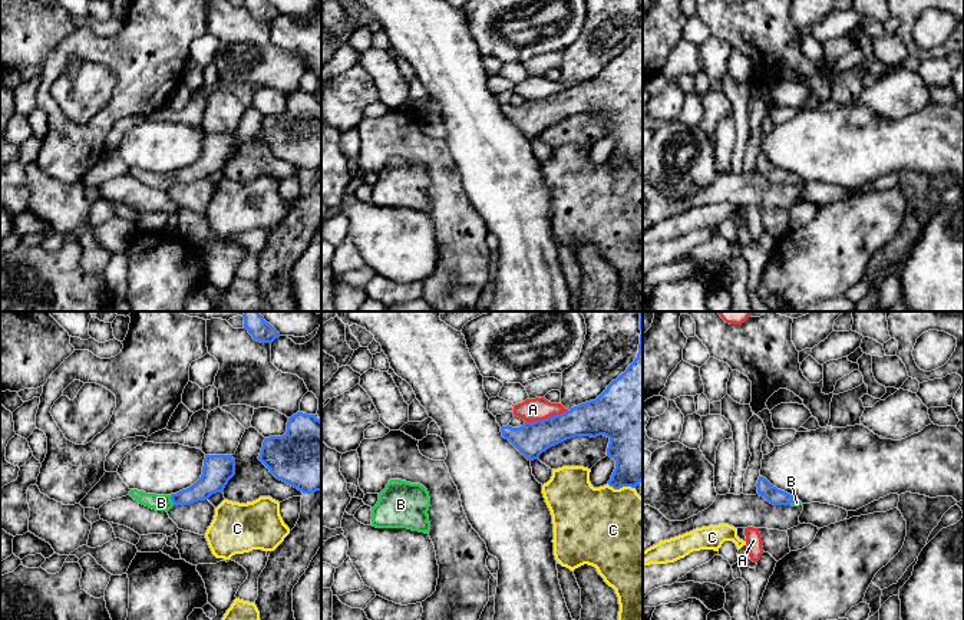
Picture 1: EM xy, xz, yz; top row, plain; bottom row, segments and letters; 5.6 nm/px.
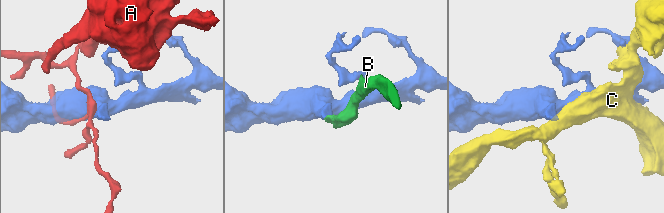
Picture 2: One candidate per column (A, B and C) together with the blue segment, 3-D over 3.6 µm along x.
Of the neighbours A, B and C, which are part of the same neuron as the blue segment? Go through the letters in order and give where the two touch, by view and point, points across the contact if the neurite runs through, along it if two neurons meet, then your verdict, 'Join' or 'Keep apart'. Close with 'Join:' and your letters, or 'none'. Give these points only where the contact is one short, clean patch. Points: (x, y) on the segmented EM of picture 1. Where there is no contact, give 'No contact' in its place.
A: Touches blue at xz (547, 418). Keep apart
B: Touches blue at xy (171, 498). Path across: xy (211, 481), (194, 494), (171, 498), (161, 503). Join
C: Touches blue at xz (621, 487). Keep apart
Join: B

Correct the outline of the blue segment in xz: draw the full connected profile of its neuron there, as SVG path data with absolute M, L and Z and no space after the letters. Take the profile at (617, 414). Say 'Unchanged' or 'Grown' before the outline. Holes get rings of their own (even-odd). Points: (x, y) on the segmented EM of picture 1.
Unchanged. M640 311L640 330L637 357L595 400L581 403L544 421L525 422L519 428L502 426L502 436L528 461L534 461L539 459L539 455L551 446L567 439L604 435L610 439L607 456L615 461L615 469L608 485L614 489L635 488L643 481L643 311Z

